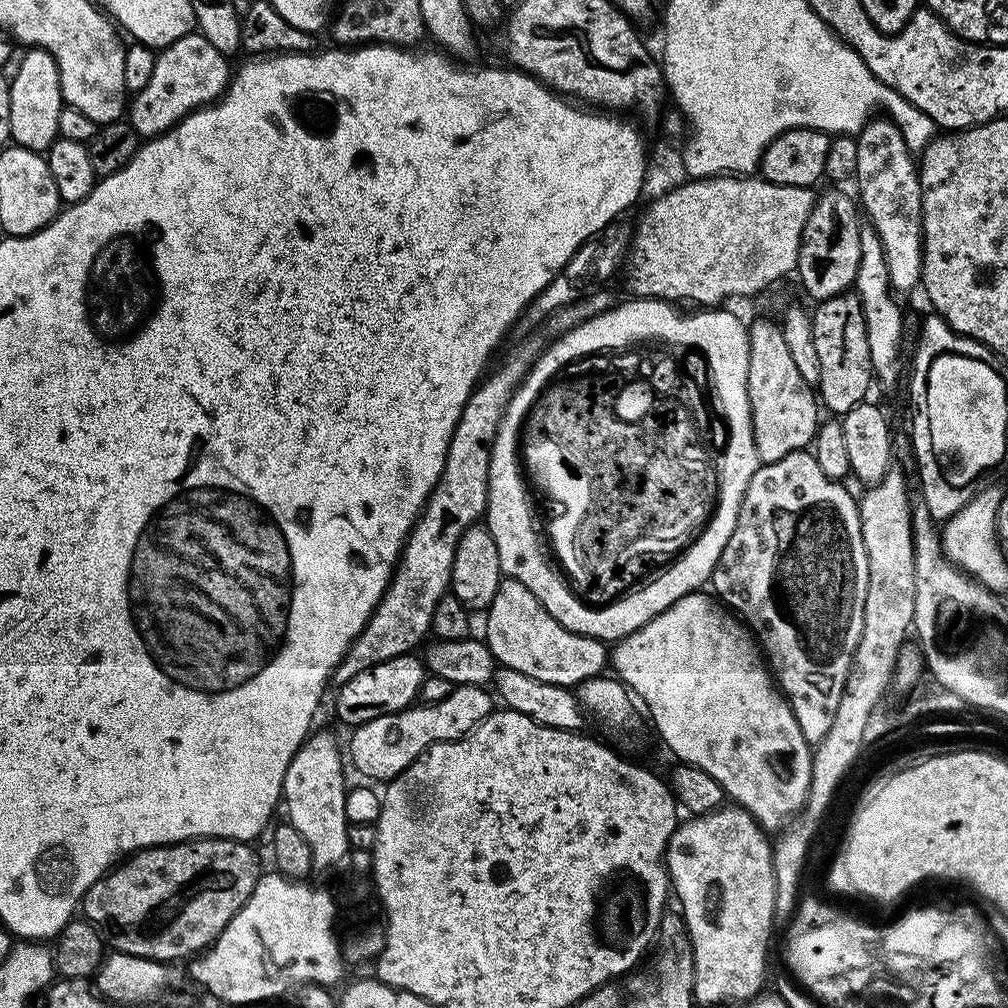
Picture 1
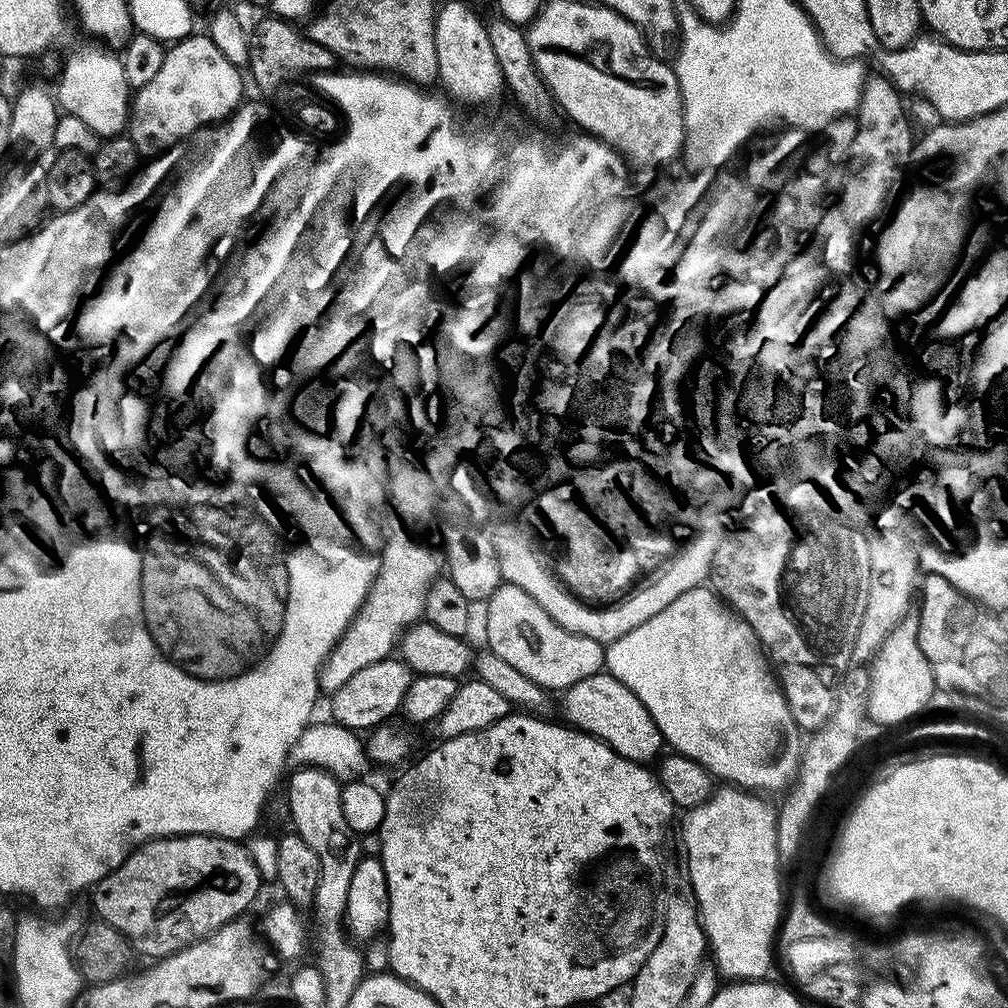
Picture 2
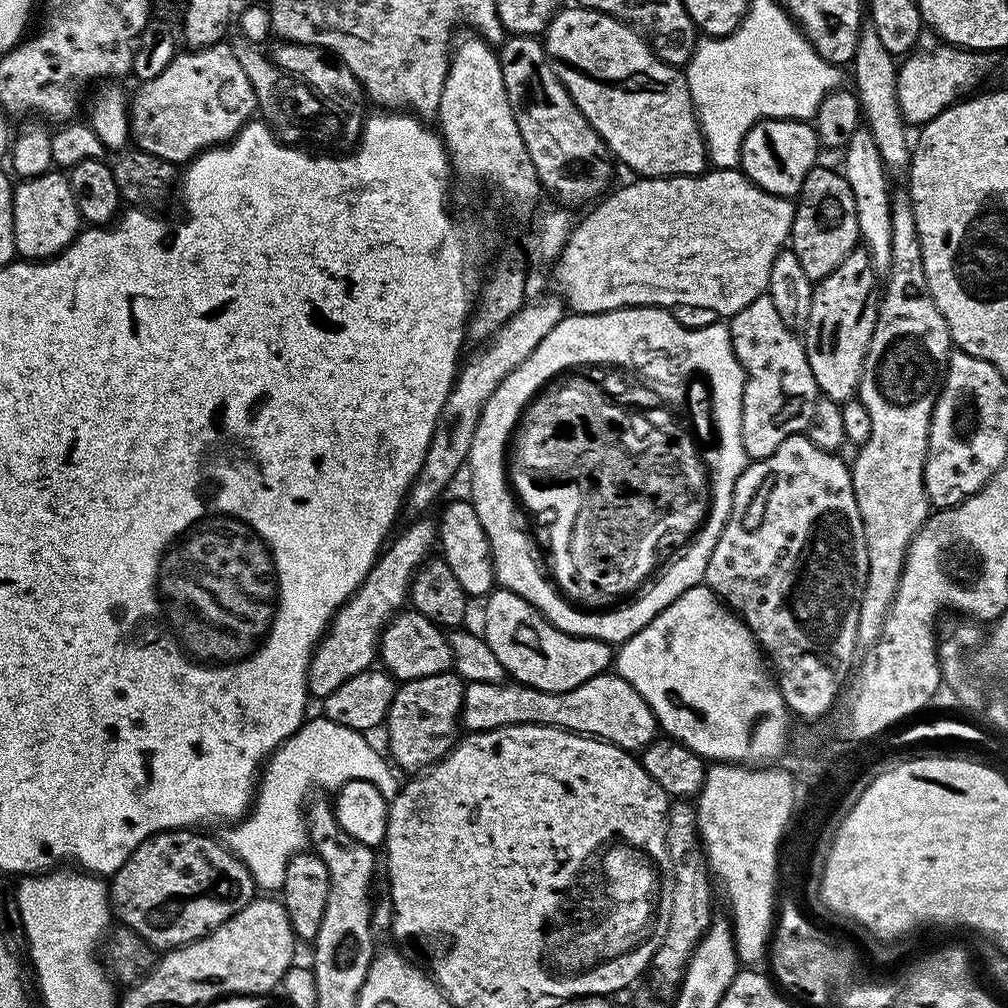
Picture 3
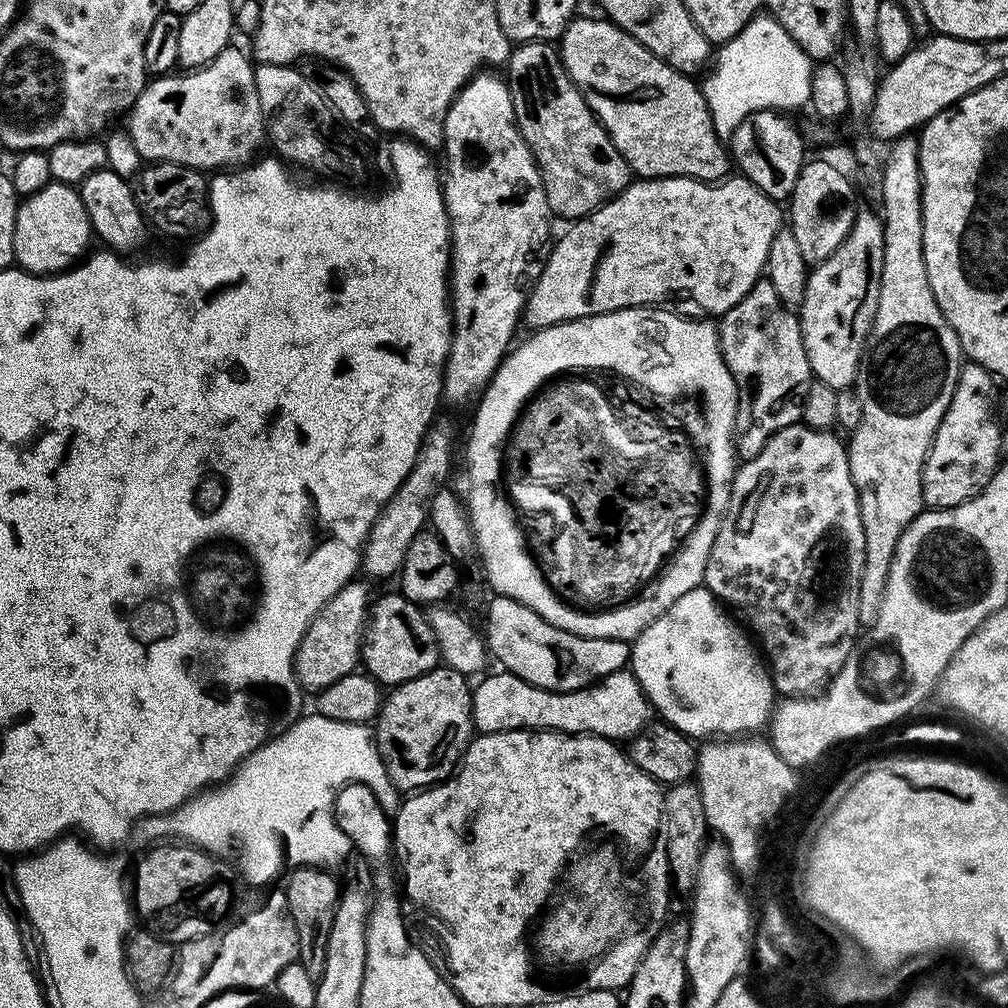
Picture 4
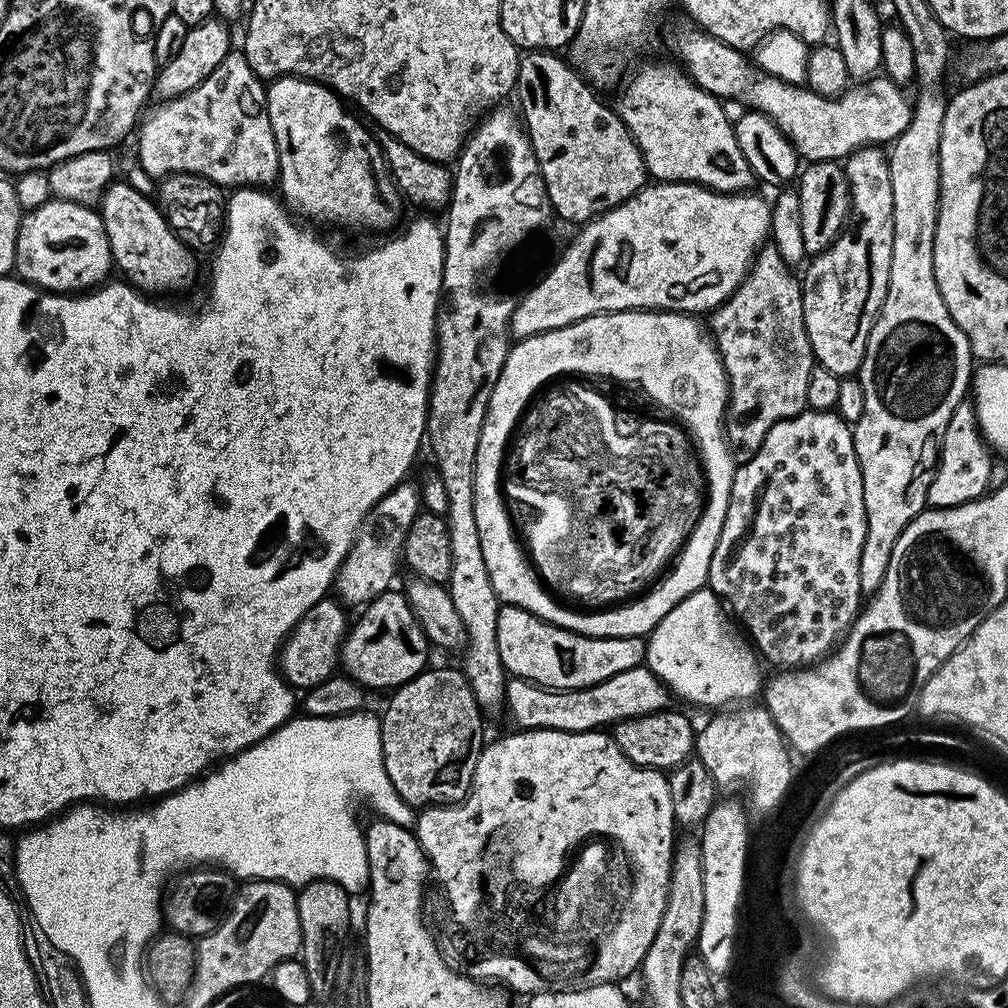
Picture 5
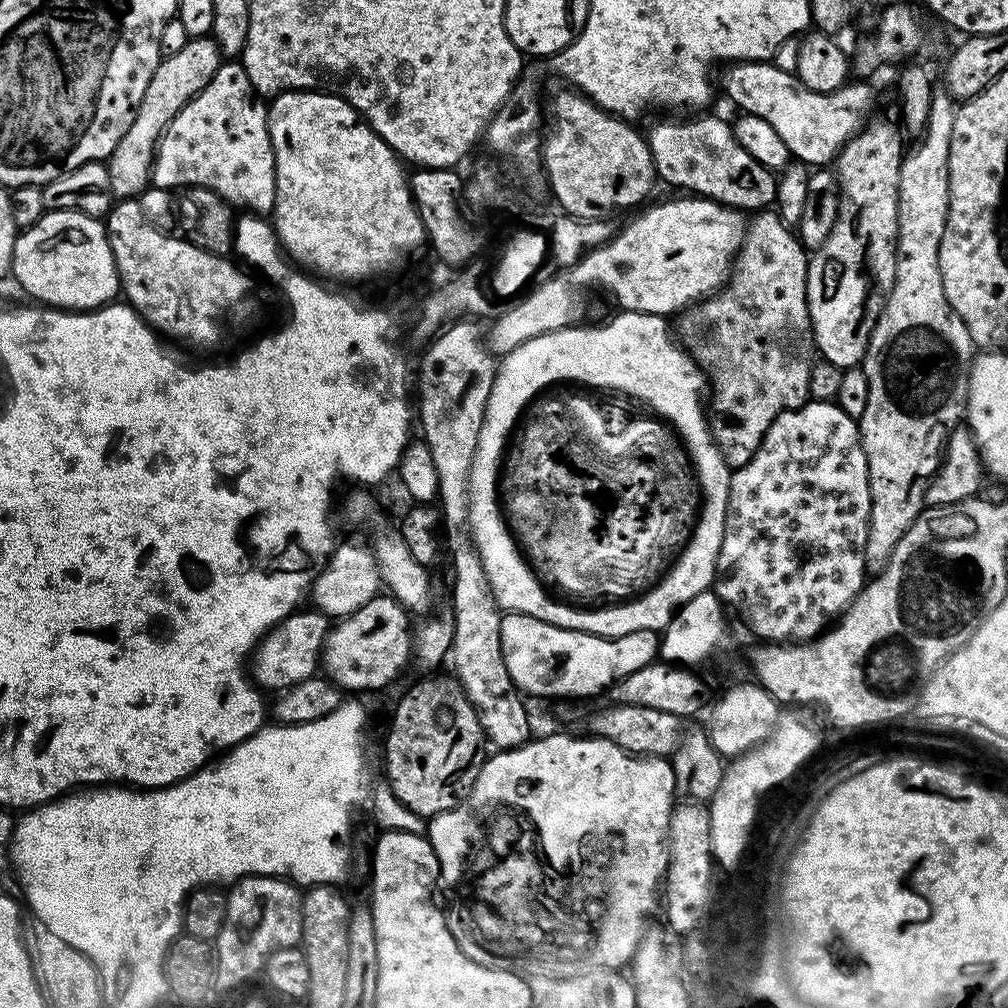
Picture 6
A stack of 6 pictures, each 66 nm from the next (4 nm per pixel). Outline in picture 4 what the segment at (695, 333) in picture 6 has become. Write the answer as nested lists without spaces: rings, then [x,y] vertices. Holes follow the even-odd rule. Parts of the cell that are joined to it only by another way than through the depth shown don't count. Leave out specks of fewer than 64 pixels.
[[[766,278],[756,281],[746,298],[725,312],[718,320],[720,333],[720,352],[724,355],[726,366],[736,380],[738,393],[738,452],[744,460],[753,460],[762,446],[778,430],[791,424],[801,423],[804,414],[804,399],[808,385],[814,377],[812,367],[806,358],[806,346],[802,342],[799,315],[789,305],[778,298],[778,290]]]

